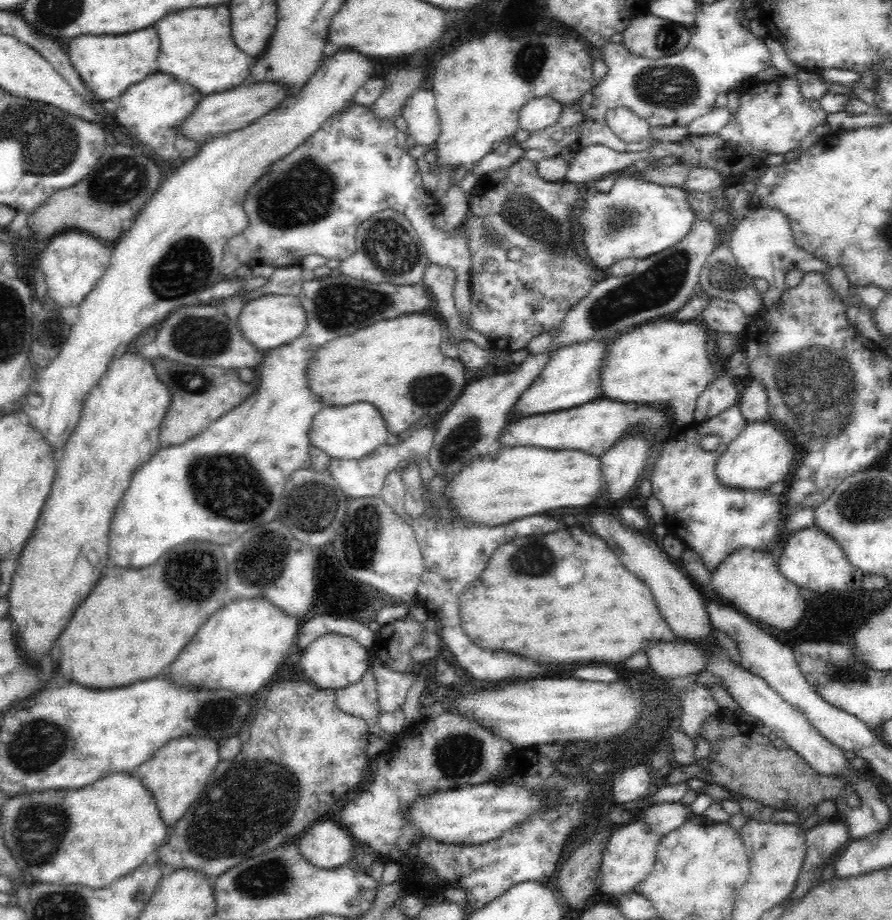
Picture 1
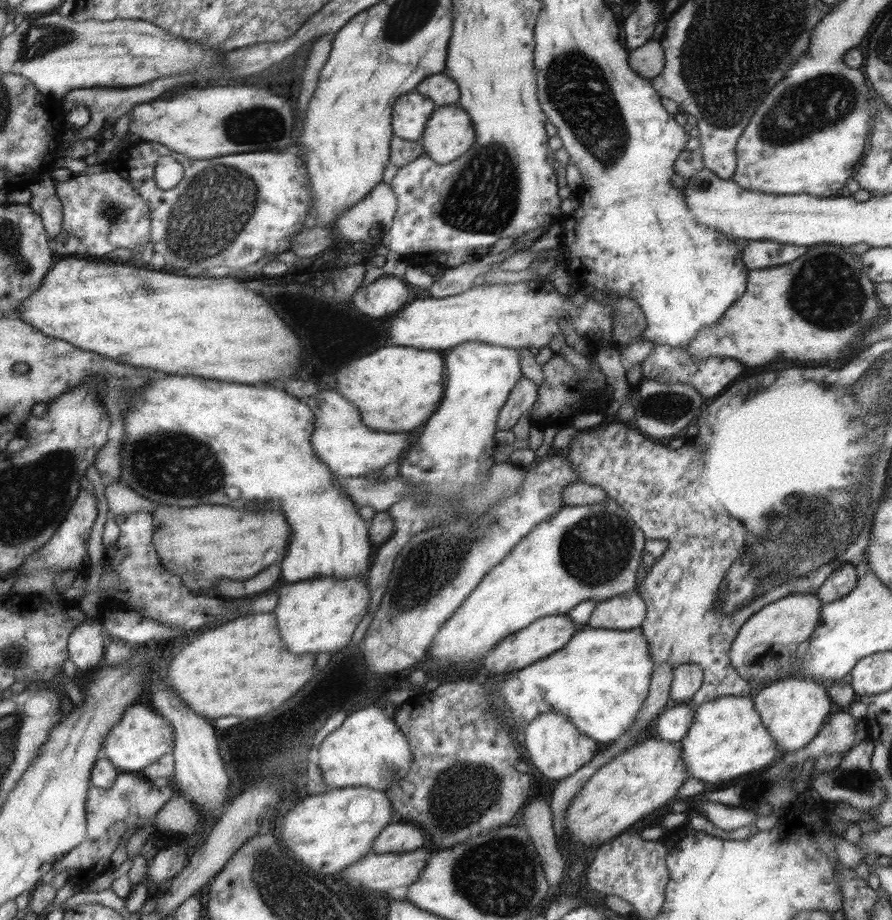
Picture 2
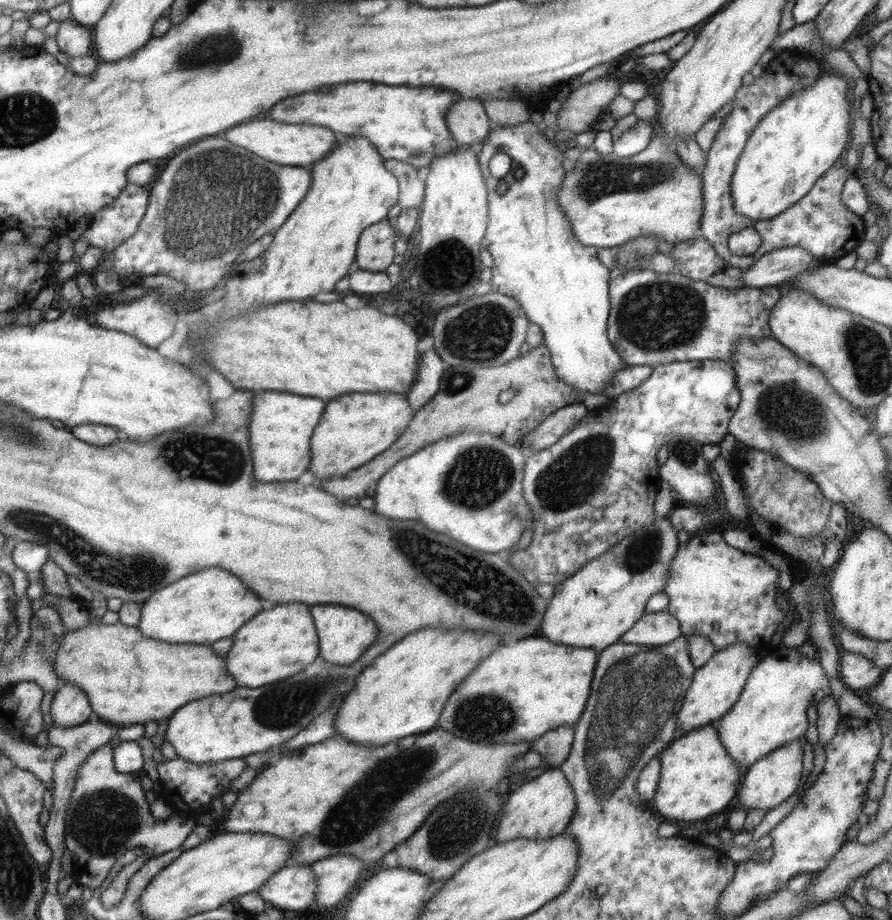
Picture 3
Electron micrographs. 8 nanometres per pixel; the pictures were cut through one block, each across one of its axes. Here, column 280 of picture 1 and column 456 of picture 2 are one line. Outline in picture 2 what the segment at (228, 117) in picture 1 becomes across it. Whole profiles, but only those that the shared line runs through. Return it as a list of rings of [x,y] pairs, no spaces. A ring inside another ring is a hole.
[[[443,73],[427,76],[421,80],[414,92],[429,98],[435,107],[458,104],[459,88]]]

